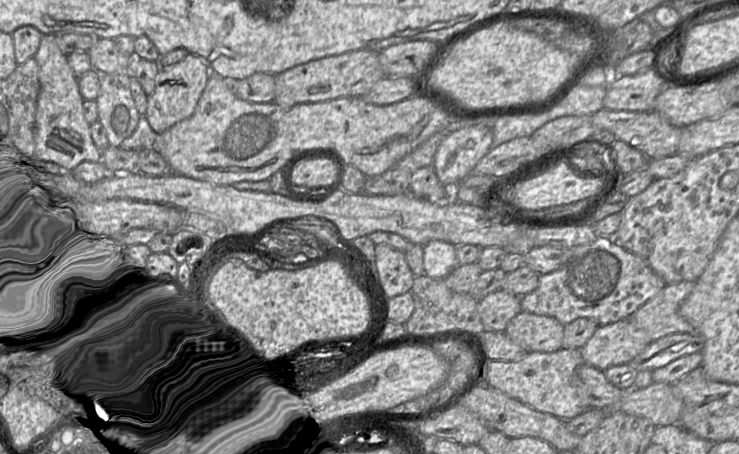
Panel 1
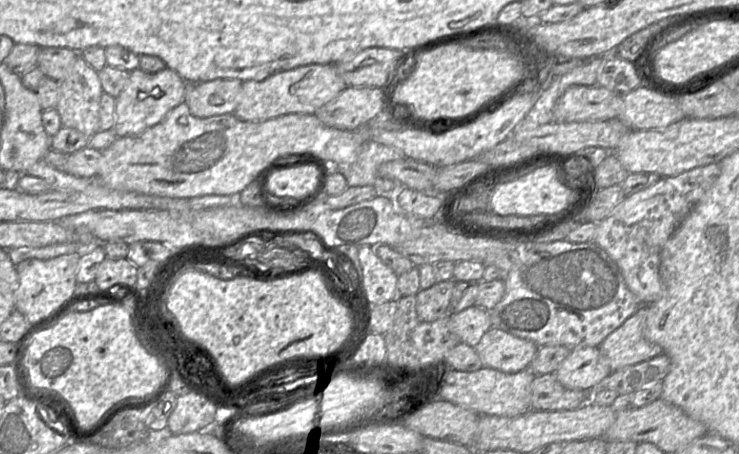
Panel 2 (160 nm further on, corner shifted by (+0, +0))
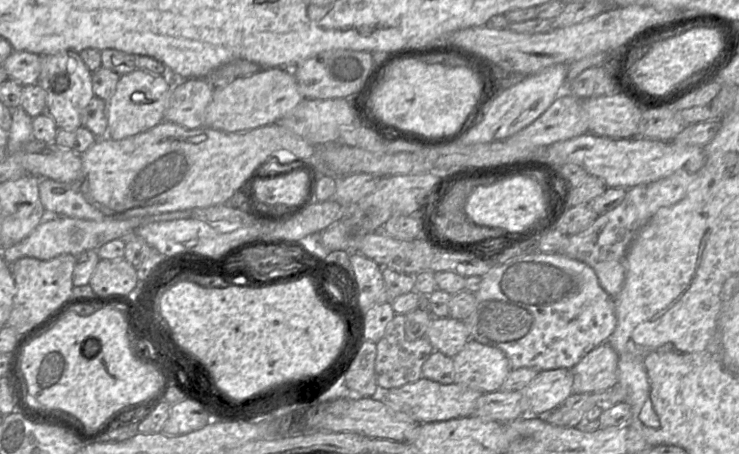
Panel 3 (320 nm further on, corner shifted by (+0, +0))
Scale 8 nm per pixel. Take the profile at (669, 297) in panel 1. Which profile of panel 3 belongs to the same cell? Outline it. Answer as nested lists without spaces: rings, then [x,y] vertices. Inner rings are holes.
[[[608,342],[589,352],[572,367],[572,394],[598,393],[614,387],[619,357]]]

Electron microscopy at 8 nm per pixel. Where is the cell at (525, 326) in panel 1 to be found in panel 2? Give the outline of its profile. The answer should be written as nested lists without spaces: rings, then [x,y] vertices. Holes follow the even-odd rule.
[[[490,328],[473,348],[483,367],[504,373],[516,373],[529,366],[539,347],[529,340]]]

